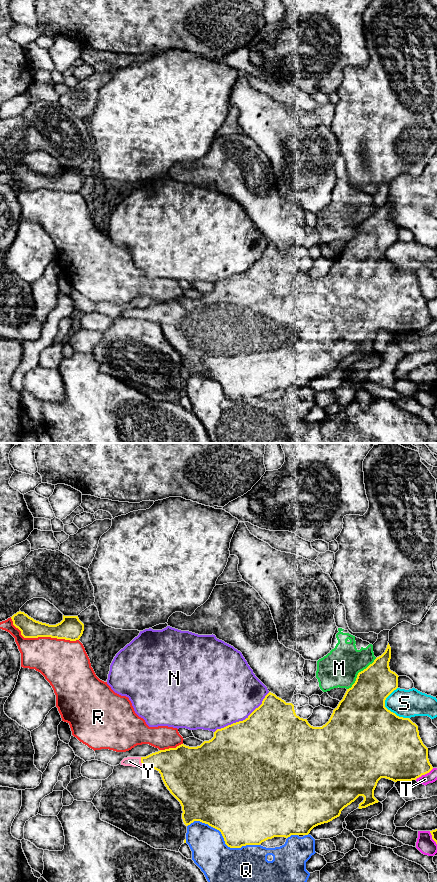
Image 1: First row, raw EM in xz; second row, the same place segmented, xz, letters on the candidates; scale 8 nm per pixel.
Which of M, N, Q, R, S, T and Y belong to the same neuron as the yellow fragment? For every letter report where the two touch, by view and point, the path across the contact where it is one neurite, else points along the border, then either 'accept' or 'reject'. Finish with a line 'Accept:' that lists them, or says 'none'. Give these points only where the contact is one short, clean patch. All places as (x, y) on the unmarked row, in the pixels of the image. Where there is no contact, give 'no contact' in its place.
M: xz (358, 225) | reject
N: xz (243, 272) | reject
Q: xz (223, 389) | reject
R: xz (41, 188) | reject
S: xz (386, 260) | reject
T: xz (424, 326) | reject
Y: xz (142, 315) | across xz (173, 316), (169, 314), (142, 315), (129, 313) | accept
Accept: Y

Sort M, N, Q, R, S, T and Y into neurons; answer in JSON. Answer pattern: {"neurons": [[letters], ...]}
{"neurons": [["M"], ["N"], ["Q"], ["R"], ["S"], ["T"], ["Y"]]}

